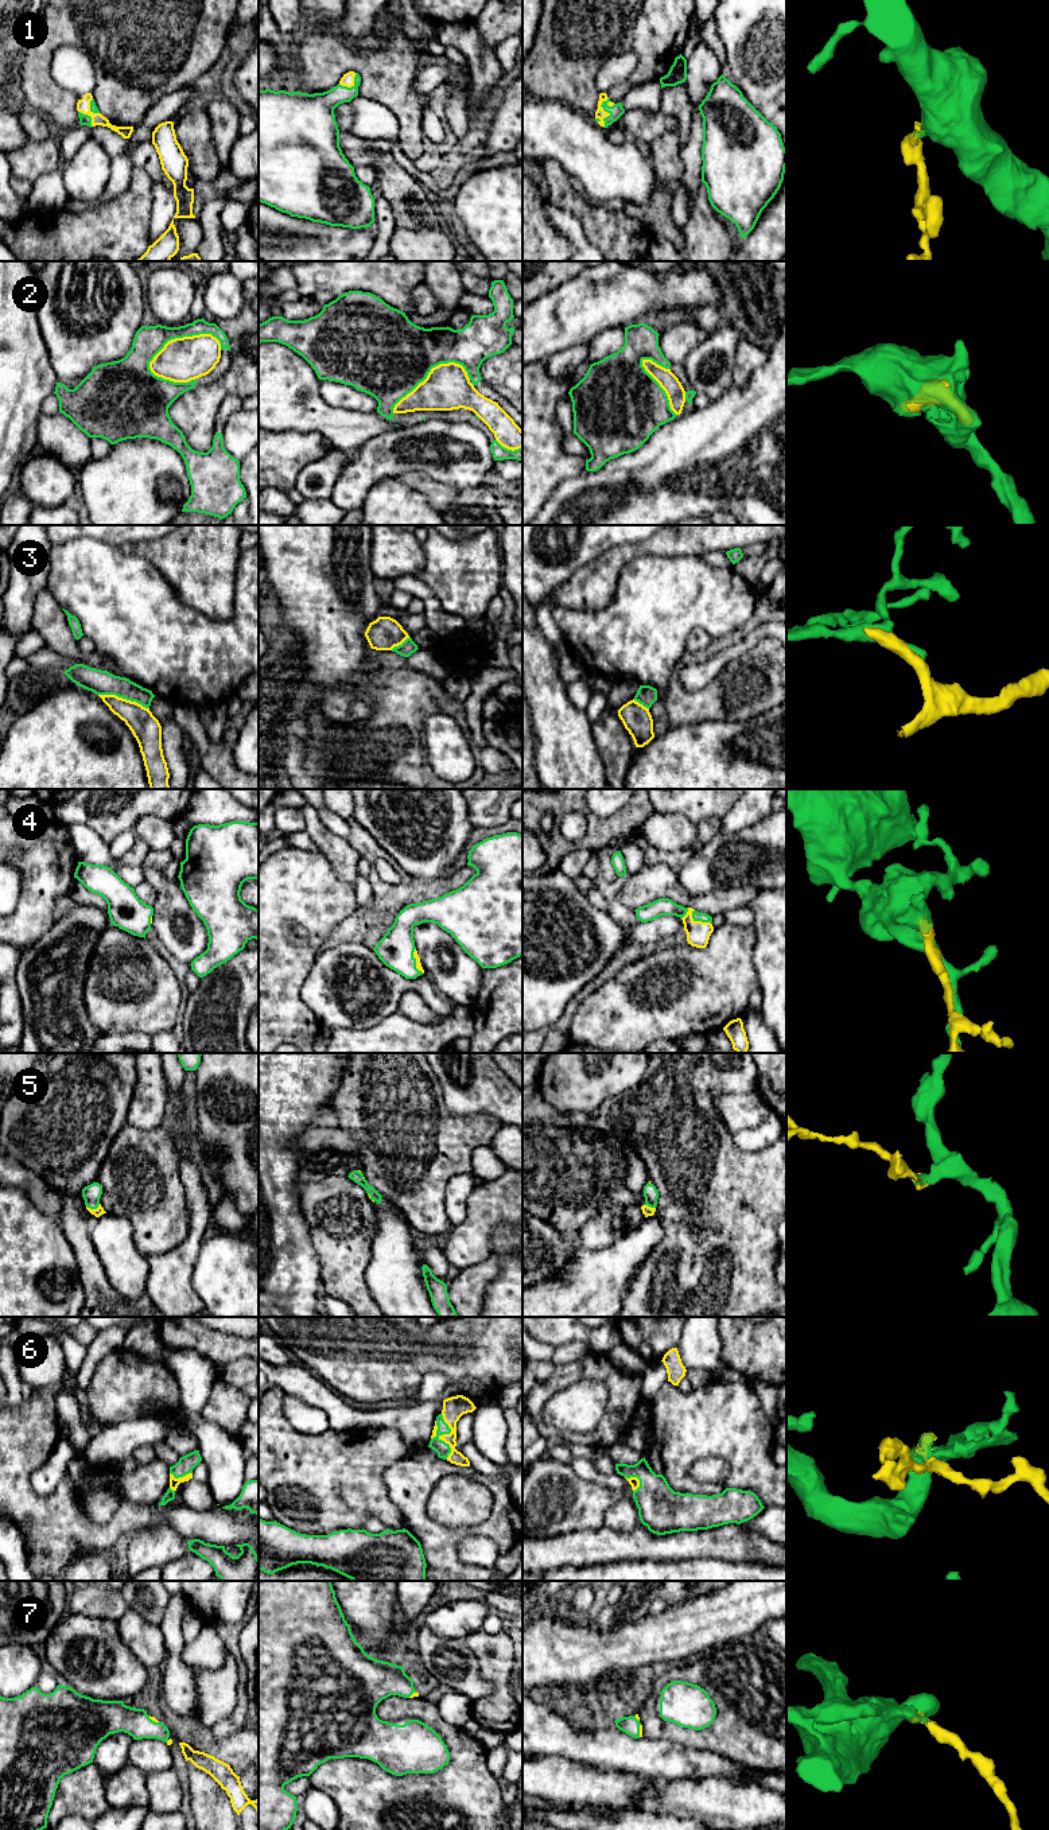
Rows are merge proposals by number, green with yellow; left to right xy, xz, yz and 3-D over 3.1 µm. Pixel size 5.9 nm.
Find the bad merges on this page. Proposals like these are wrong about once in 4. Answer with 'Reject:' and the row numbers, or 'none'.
Reject: 2, 3

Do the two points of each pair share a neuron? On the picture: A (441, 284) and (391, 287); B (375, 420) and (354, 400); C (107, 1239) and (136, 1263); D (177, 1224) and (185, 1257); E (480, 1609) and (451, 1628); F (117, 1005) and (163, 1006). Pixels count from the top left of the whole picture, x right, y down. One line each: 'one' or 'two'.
A: two
B: two
C: one
D: two
E: one
F: one

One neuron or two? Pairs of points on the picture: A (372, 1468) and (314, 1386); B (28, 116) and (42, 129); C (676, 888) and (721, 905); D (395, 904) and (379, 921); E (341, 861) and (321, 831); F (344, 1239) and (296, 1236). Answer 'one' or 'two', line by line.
A: two
B: one
C: one
D: two
E: one
F: two

